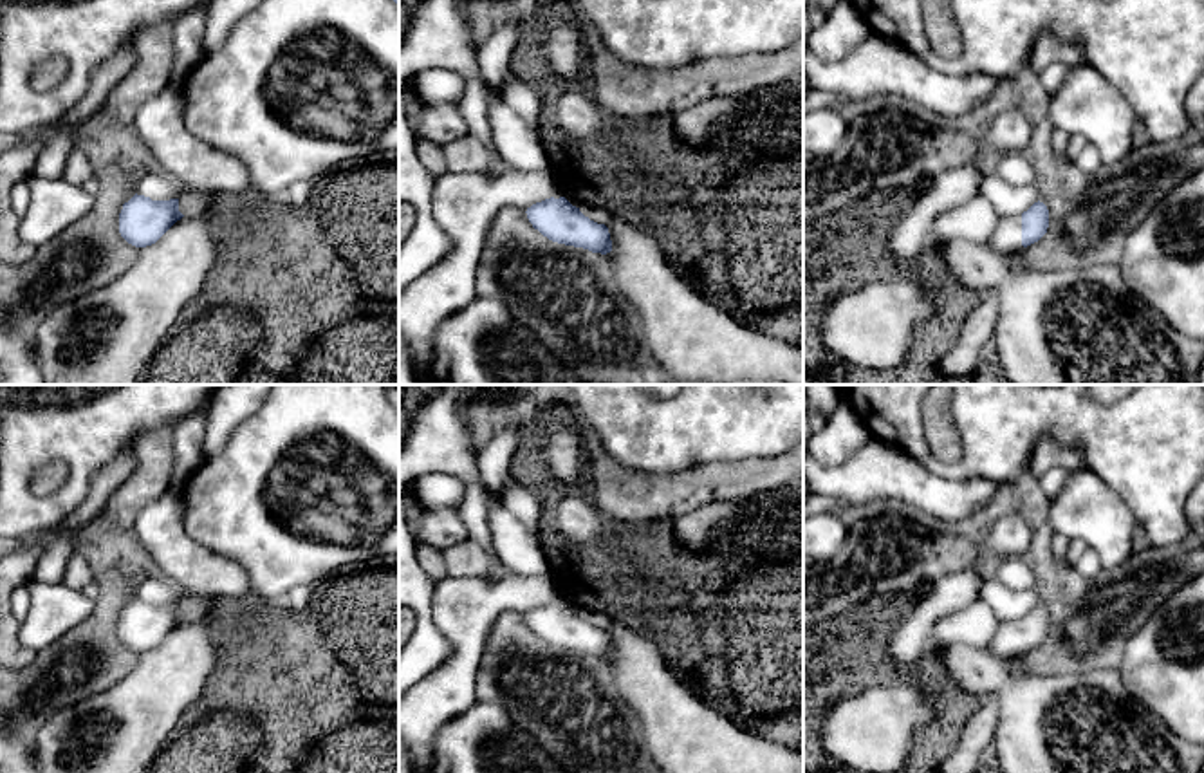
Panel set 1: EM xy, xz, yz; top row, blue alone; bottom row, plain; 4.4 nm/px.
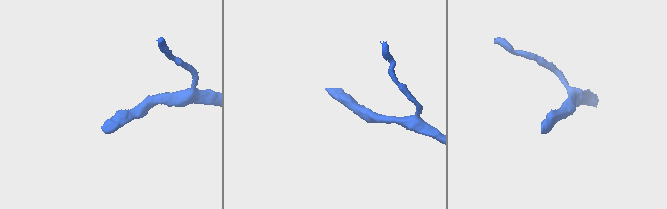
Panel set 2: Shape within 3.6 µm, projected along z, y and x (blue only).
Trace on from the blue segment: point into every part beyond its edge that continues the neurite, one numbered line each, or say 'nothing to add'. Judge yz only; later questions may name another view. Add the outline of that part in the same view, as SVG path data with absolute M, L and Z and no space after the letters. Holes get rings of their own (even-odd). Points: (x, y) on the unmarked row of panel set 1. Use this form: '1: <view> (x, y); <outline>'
1: yz (1006, 642); M1022 619L1000 623L995 636L987 641L984 648L1000 657L1014 657L1023 654Z

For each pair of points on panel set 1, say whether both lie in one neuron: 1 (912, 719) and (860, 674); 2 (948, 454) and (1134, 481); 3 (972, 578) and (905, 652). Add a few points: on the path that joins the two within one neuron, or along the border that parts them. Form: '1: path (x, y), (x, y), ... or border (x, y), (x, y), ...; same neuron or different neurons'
1: border (896, 679), (885, 685), (870, 685), (856, 698); different neurons
2: border (925, 432), (943, 461), (963, 456); different neurons
3: path (952, 593), (912, 633); same neuron

